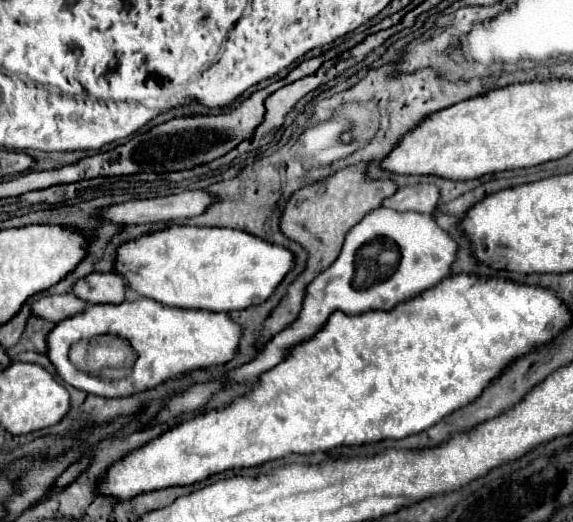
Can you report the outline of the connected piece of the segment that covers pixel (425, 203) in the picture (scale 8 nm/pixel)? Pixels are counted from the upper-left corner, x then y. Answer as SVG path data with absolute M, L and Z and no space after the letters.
M416 184L416 186L406 186L400 188L394 196L384 200L386 208L398 210L398 212L422 212L422 214L432 214L434 208L438 206L440 200L440 190L434 184Z

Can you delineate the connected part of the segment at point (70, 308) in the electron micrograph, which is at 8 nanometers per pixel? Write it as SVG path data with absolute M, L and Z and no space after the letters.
M60 294L60 296L42 296L32 304L32 312L50 322L62 322L66 316L80 314L86 308L86 302L78 300L76 294Z

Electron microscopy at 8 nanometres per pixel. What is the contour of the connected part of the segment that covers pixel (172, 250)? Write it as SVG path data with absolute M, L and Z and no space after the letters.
M170 226L166 230L160 230L160 232L154 232L154 234L146 234L138 240L132 240L132 242L126 242L118 248L118 258L116 258L116 272L120 272L126 280L126 284L138 292L140 296L146 296L146 298L152 298L156 302L162 302L166 306L176 306L176 308L202 308L202 310L212 310L212 312L232 312L232 310L244 310L244 308L250 308L250 306L258 306L262 302L266 302L276 286L284 280L284 276L294 268L294 254L284 248L284 246L278 246L278 244L270 244L266 240L258 240L256 236L252 234L246 234L242 230L232 230L232 228L196 228L196 226Z

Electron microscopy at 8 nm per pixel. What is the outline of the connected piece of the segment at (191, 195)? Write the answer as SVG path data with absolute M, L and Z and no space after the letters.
M188 190L174 196L132 200L104 208L102 218L118 224L146 224L146 222L170 222L176 218L192 218L202 214L210 204L218 202L206 190Z

